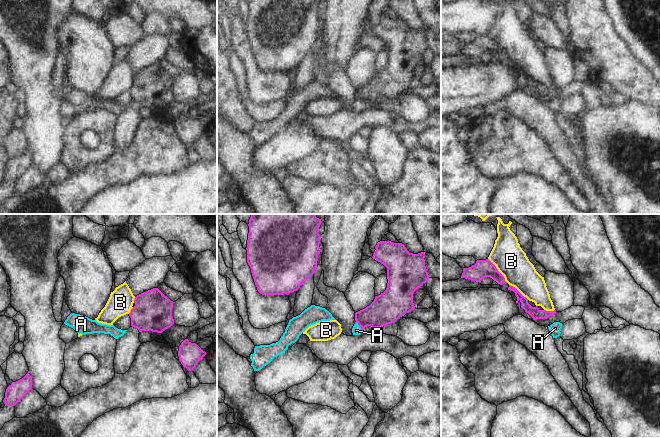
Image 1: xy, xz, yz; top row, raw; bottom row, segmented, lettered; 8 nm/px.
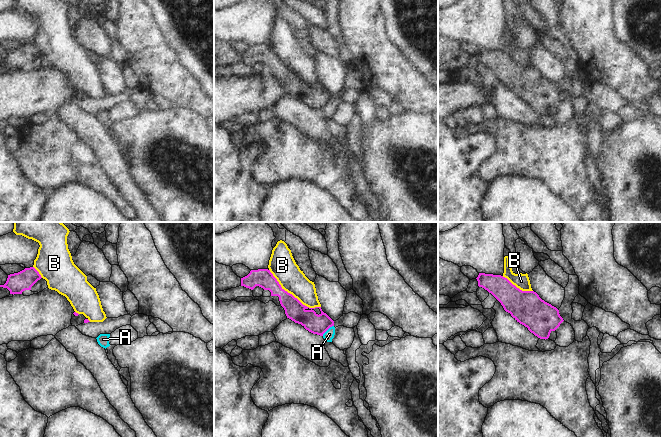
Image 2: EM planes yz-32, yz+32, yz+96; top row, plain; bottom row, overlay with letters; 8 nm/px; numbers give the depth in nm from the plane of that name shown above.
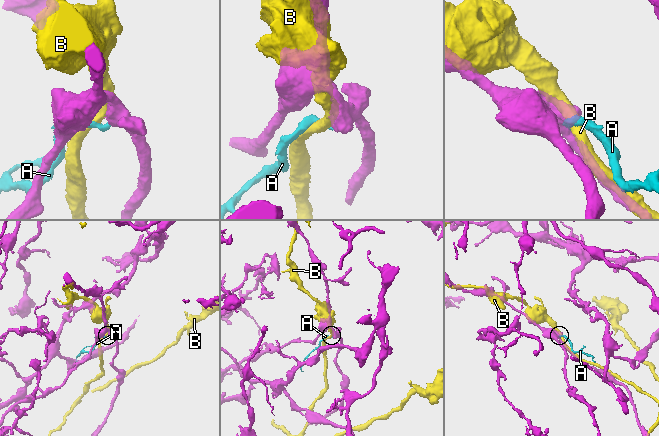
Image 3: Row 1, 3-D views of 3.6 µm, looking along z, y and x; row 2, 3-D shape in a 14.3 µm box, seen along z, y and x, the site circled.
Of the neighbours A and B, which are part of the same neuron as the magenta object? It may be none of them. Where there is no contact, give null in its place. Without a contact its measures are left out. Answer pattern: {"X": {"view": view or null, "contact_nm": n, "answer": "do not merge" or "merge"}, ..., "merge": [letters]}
{"A": {"view": "xz", "contact_nm": 90, "answer": "do not merge"}, "B": {"view": "yz", "contact_nm": 260, "answer": "do not merge"}, "merge": []}

